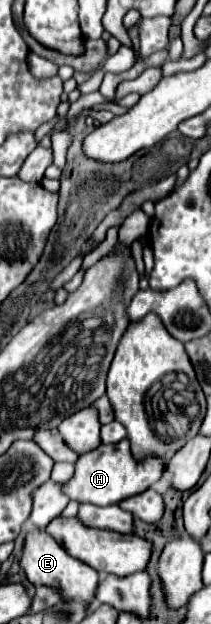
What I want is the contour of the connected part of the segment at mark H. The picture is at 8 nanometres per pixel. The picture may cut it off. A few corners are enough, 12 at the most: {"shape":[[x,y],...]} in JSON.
{"shape":[[129,441],[81,455],[63,495],[113,505],[147,491],[165,461]]}

